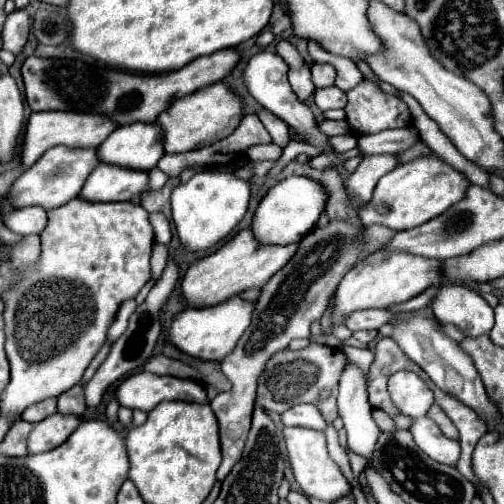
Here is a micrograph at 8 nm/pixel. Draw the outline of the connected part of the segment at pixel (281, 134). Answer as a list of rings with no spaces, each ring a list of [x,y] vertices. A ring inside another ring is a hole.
[[[258,109],[258,111],[256,111],[256,115],[260,117],[260,121],[264,123],[264,127],[266,127],[266,129],[268,129],[268,133],[272,135],[272,141],[274,141],[276,145],[280,145],[280,147],[286,147],[286,145],[288,145],[288,141],[290,141],[288,125],[286,125],[280,117],[272,115],[272,113],[270,113],[270,111],[266,111],[266,109]]]

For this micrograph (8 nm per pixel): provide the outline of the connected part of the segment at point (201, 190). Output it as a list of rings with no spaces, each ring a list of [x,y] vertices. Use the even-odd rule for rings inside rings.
[[[222,171],[196,173],[186,183],[180,183],[172,193],[172,219],[174,219],[180,241],[190,251],[210,249],[214,243],[224,239],[242,221],[242,217],[244,217],[244,213],[248,209],[248,201],[250,201],[250,183],[244,181],[244,179],[238,179],[234,173],[222,173]]]

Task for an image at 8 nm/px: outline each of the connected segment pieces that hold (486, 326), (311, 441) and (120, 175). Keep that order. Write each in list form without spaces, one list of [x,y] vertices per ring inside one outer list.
[[[442,285],[432,301],[432,309],[440,323],[454,323],[466,337],[488,335],[494,327],[492,307],[482,295],[464,285]]]
[[[286,427],[284,441],[288,447],[288,457],[290,457],[294,477],[306,495],[328,501],[328,503],[334,503],[334,501],[350,495],[352,487],[350,487],[348,479],[342,475],[342,471],[338,469],[338,465],[330,459],[328,449],[326,449],[326,437],[322,431],[310,431],[304,427]]]
[[[98,165],[86,179],[80,199],[92,203],[108,203],[108,201],[128,201],[132,195],[148,189],[148,173],[122,171],[122,167]]]

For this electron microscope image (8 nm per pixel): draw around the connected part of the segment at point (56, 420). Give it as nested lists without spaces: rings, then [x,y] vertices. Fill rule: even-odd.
[[[54,413],[34,425],[28,435],[28,453],[44,453],[62,445],[82,423],[84,419],[78,415],[62,415]]]

